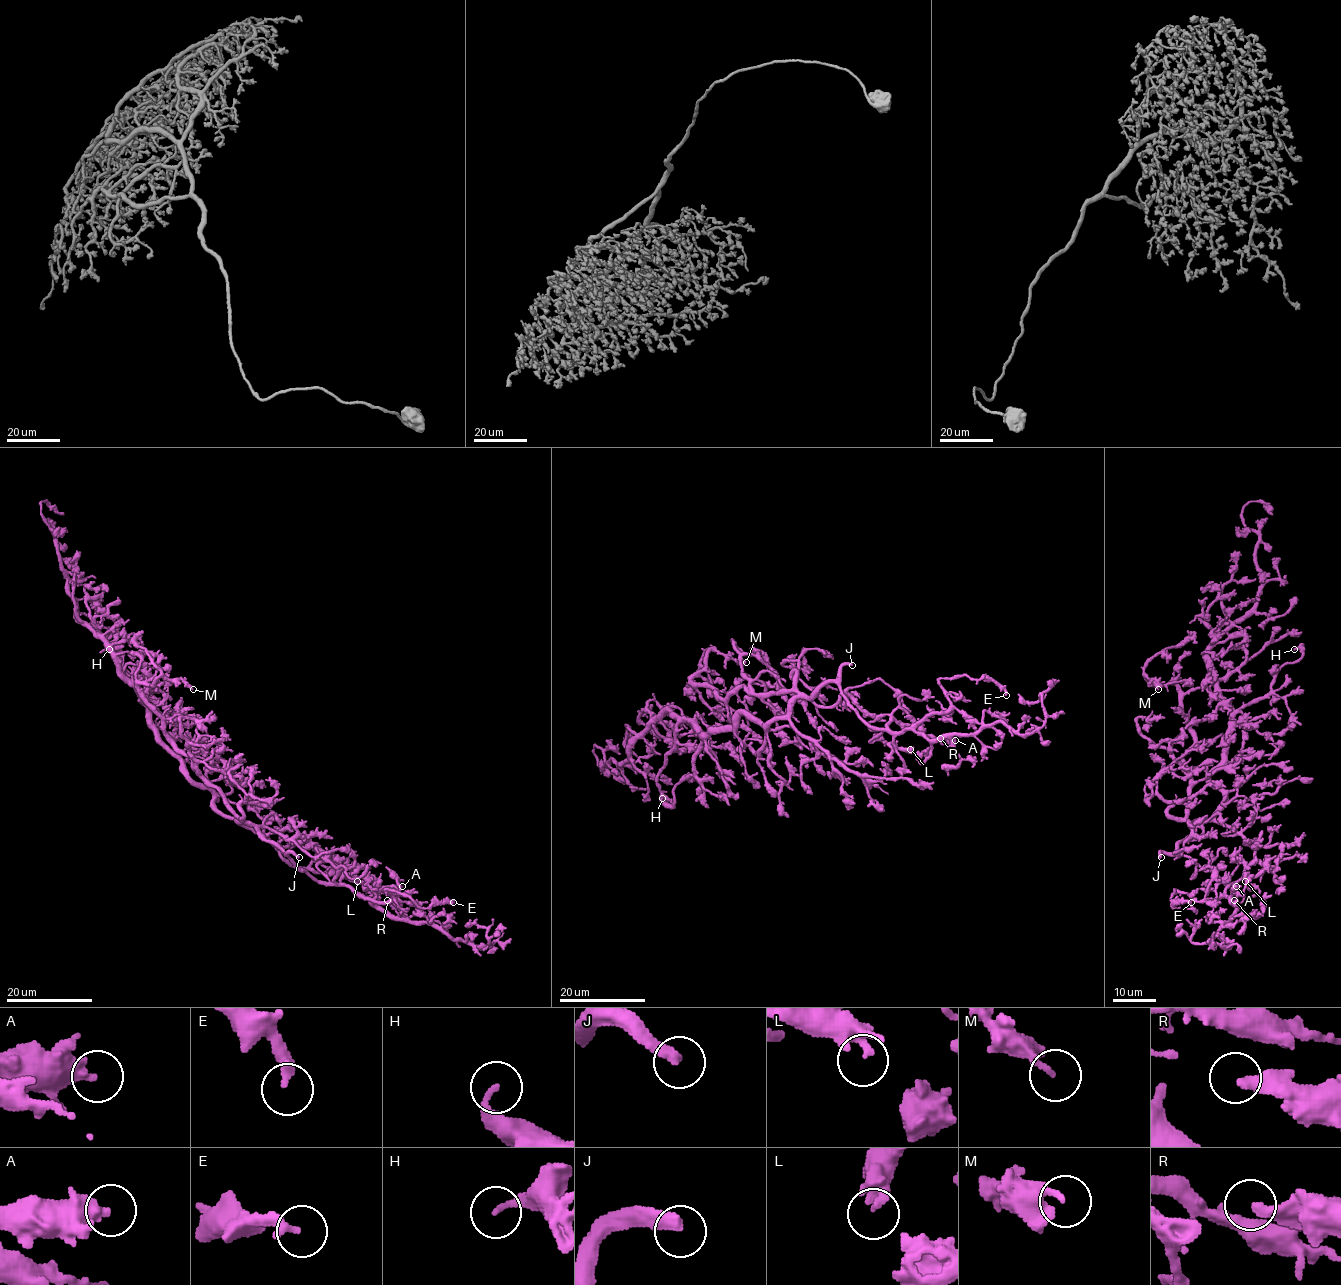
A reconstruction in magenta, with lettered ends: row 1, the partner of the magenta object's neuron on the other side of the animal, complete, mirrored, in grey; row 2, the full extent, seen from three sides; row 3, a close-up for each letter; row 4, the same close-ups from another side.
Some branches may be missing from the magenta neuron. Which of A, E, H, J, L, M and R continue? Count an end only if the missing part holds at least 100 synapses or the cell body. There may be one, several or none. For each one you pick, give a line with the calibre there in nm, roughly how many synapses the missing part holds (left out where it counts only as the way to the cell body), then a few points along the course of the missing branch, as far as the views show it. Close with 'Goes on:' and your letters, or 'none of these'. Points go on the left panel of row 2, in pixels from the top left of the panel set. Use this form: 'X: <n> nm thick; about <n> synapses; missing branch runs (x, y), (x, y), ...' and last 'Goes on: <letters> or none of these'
J: 400 nm thick; missing branch runs (299, 857), (300, 868), (274, 877), (228, 844)
Goes on: J

